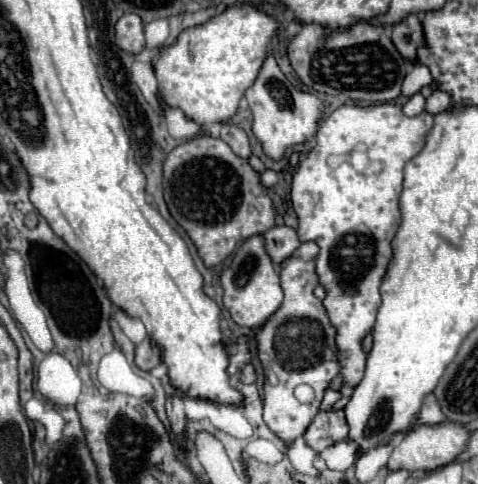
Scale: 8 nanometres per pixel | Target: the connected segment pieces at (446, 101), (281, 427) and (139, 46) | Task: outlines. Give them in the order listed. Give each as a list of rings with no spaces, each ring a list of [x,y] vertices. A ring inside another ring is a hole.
[[[439,89],[433,91],[433,95],[427,99],[427,105],[425,105],[425,109],[431,115],[437,115],[437,113],[449,109],[449,107],[451,107],[451,95],[445,93],[445,91],[439,91]]]
[[[303,243],[291,259],[281,265],[281,289],[285,299],[275,311],[269,321],[257,329],[259,341],[259,359],[263,369],[271,379],[265,381],[265,405],[263,405],[263,419],[267,427],[287,445],[291,445],[297,437],[301,437],[313,417],[317,415],[319,403],[323,399],[325,389],[329,387],[331,379],[339,375],[337,363],[337,345],[333,339],[333,327],[321,301],[313,295],[313,287],[317,285],[317,275],[313,271],[313,259],[317,257],[315,243]],[[301,383],[307,383],[315,391],[315,399],[311,403],[301,403],[295,399],[293,389]]]
[[[135,13],[123,15],[117,25],[115,25],[115,41],[121,49],[129,53],[139,53],[145,47],[145,37],[143,37],[143,23],[141,17]]]

